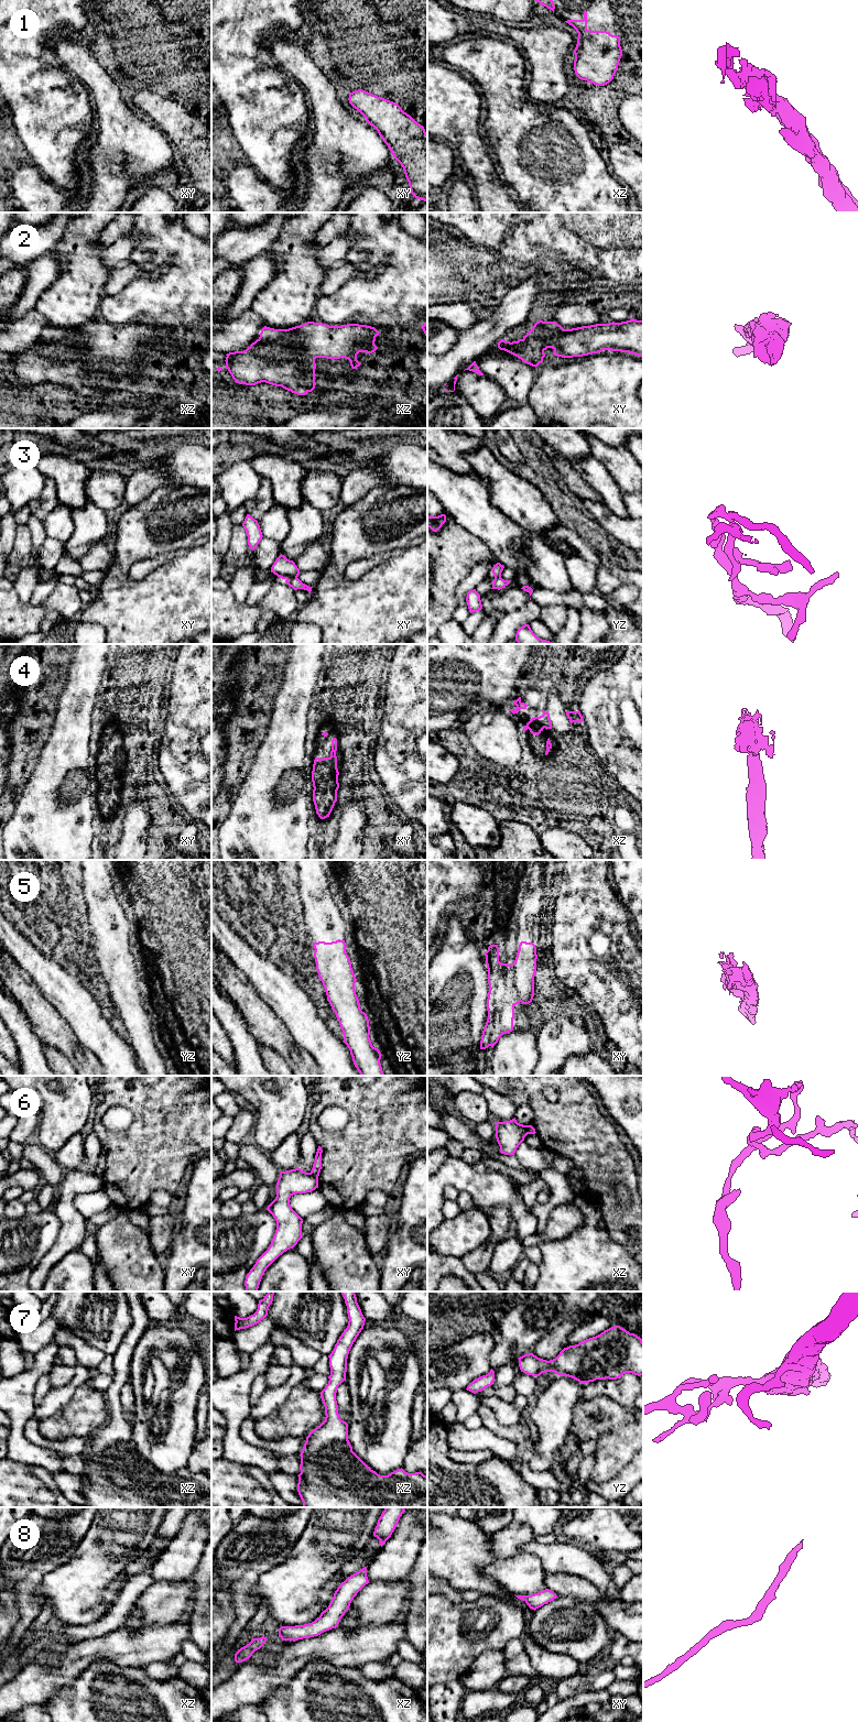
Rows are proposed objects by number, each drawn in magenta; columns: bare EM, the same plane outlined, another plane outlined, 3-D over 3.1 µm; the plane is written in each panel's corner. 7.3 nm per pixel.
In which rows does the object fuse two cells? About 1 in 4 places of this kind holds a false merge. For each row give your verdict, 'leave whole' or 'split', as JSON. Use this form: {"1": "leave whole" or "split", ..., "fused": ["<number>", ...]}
{"1": "leave whole", "2": "leave whole", "3": "split", "4": "leave whole", "5": "leave whole", "6": "split", "7": "leave whole", "8": "leave whole", "fused": ["3", "6"]}

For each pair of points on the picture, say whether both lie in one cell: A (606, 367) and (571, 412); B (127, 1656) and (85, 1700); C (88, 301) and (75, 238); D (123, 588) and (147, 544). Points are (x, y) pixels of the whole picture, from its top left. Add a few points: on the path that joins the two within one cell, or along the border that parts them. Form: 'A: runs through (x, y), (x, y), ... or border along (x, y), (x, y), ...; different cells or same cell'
A: runs through (596, 378), (573, 401); same cell
B: border along (93, 1661), (108, 1659), (120, 1666), (143, 1668); different cells
C: runs through (82, 285), (82, 264), (77, 253); same cell
D: runs through (123, 576), (123, 564), (134, 553); same cell

